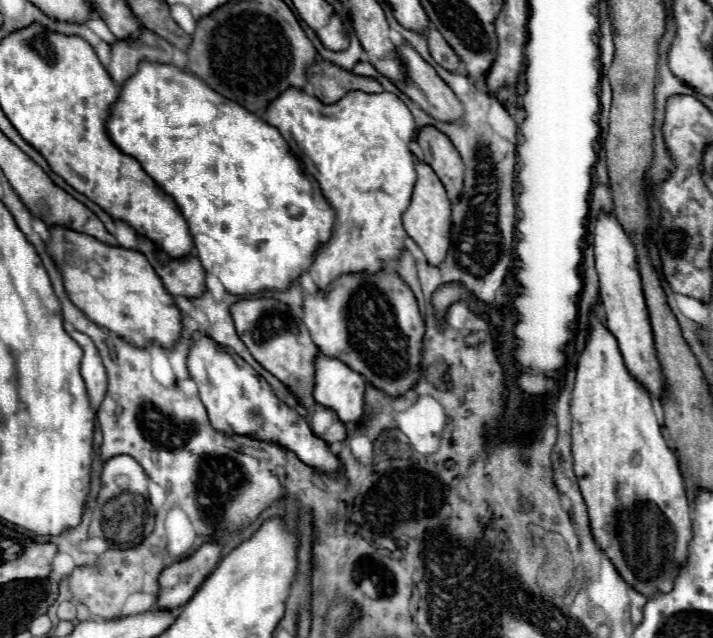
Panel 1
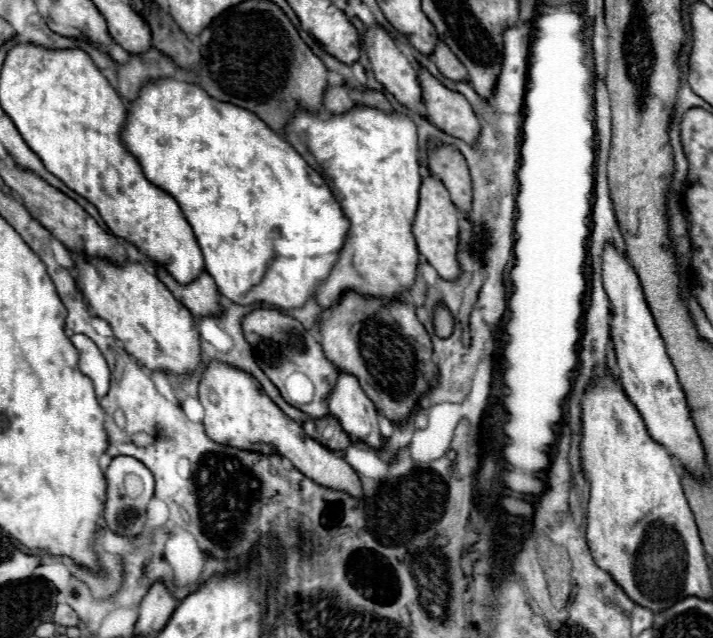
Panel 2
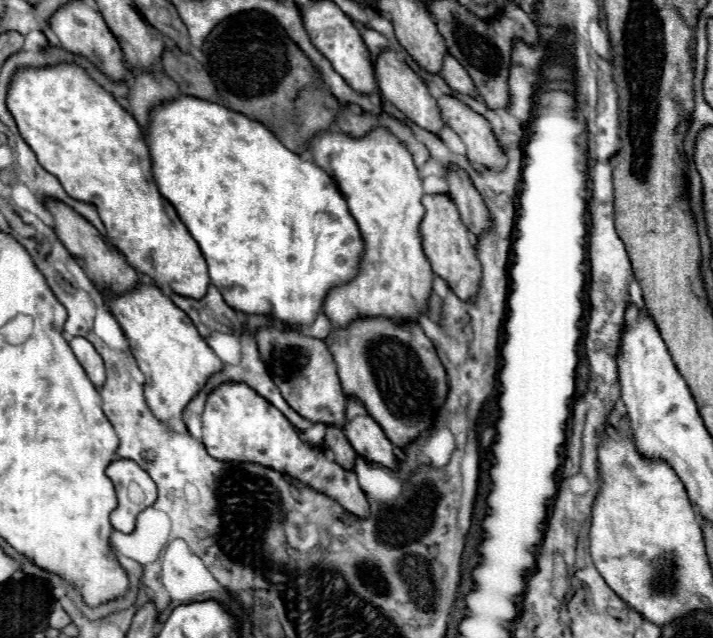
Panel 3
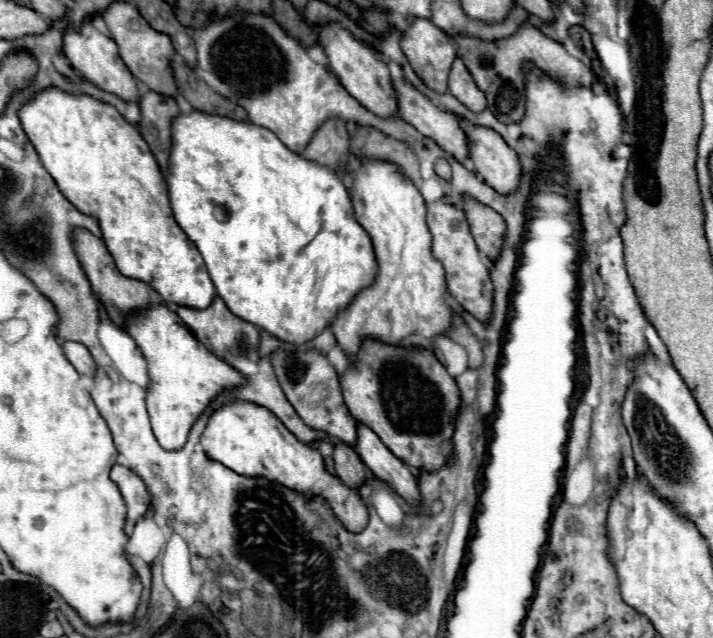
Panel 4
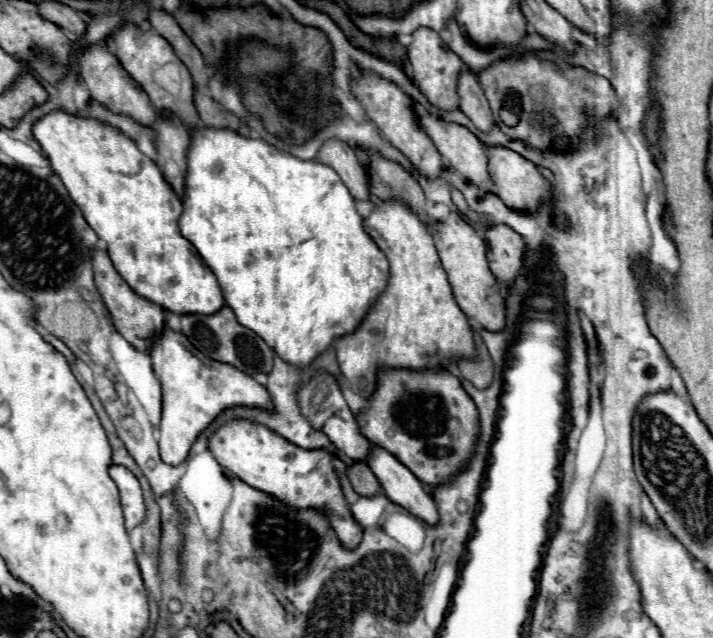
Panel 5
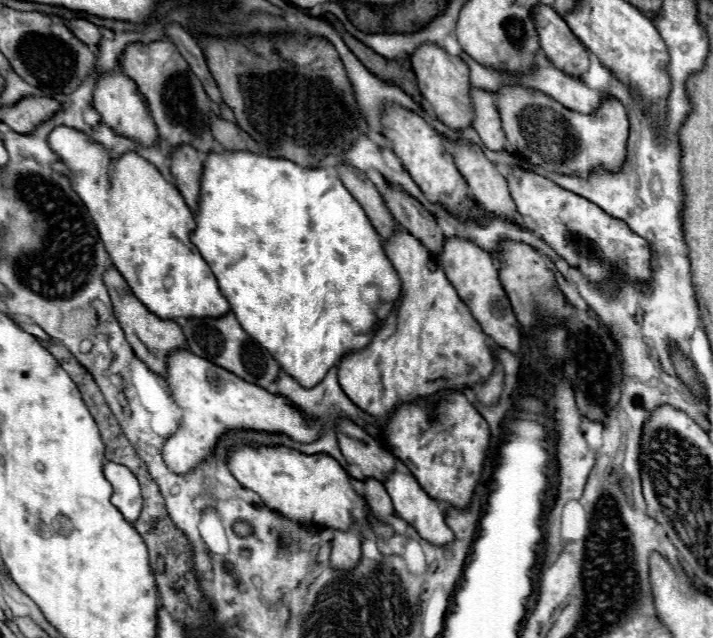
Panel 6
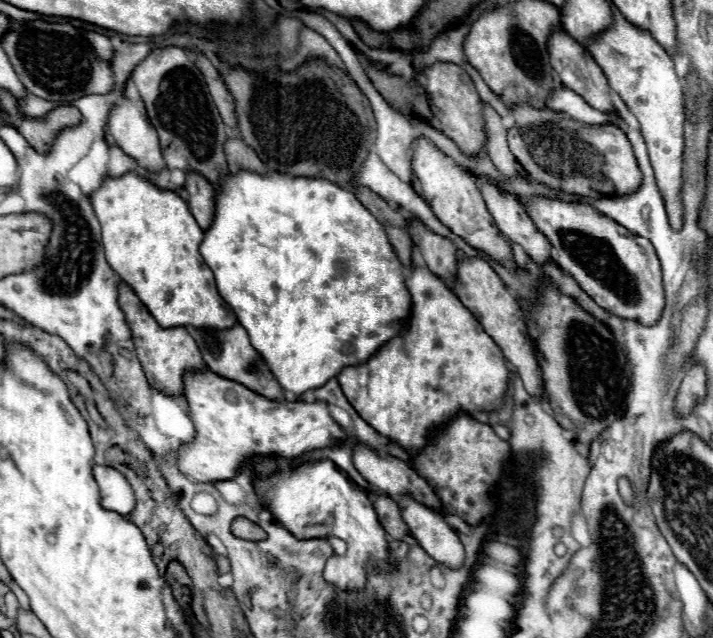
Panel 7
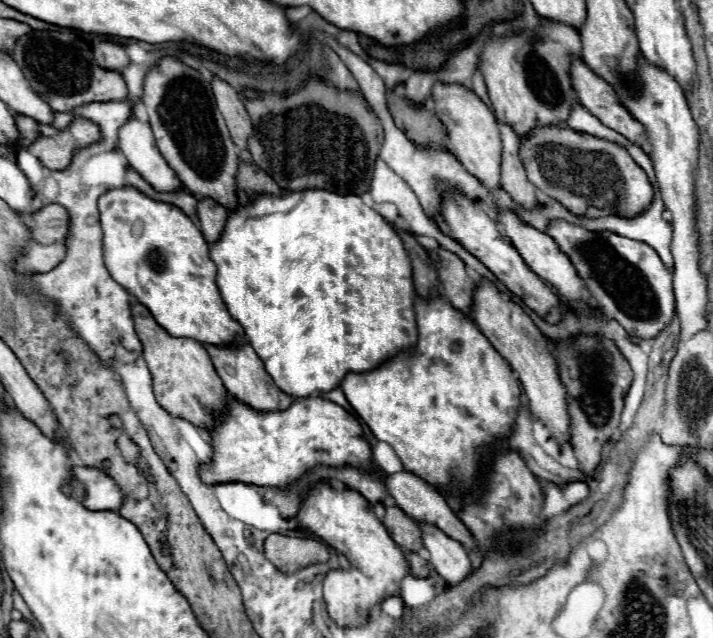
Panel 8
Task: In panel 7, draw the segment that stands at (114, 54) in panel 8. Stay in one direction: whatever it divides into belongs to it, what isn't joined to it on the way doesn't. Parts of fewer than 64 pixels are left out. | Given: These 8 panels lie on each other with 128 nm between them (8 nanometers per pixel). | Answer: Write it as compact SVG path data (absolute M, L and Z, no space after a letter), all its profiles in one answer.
M88 32L88 40L90 40L92 48L96 50L96 54L98 54L102 60L106 60L106 62L112 60L114 48L112 48L112 42L110 42L108 36L102 36L102 34L96 34L96 32Z

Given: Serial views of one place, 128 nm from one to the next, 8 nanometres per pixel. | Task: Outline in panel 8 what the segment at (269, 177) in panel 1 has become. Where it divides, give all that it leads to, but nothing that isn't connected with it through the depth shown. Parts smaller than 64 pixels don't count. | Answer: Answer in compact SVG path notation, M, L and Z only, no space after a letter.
M304 190L304 192L282 192L280 196L256 196L250 206L236 208L228 216L228 230L224 230L224 238L210 246L210 258L218 266L218 288L226 302L230 316L244 328L250 346L256 350L260 360L264 362L268 374L274 378L276 386L294 398L310 396L312 392L330 392L340 386L348 372L368 372L384 362L392 360L402 352L410 352L418 342L416 332L416 314L414 314L414 278L410 256L402 244L398 232L388 224L374 208L366 206L358 196L338 196L328 194L326 190Z

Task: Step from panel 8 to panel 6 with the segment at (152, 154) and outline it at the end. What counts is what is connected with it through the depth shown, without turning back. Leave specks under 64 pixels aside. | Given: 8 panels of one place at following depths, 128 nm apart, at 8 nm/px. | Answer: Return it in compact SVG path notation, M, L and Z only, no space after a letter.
M114 72L114 74L100 74L96 78L96 90L94 90L94 108L98 110L98 114L102 116L102 122L112 128L116 134L130 138L146 148L154 146L158 142L158 132L156 126L148 114L146 102L142 98L142 94L138 92L136 84L126 78L122 72Z

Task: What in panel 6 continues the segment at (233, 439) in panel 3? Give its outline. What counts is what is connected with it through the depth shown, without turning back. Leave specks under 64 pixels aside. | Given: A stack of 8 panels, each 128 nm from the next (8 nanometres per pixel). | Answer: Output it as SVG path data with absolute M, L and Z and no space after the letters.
M234 446L228 452L228 468L244 488L254 490L270 510L284 514L284 518L294 520L300 526L336 528L332 530L334 540L330 556L330 564L334 570L354 570L358 566L360 540L364 540L362 528L370 524L370 510L366 500L354 492L346 470L334 458L326 454L306 456L284 446Z

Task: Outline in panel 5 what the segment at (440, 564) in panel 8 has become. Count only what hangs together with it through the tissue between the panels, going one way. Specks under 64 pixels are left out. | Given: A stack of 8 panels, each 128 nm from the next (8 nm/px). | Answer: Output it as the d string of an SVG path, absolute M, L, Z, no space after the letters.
M374 446L372 458L368 458L368 466L380 480L384 494L410 514L424 520L428 526L438 524L438 510L434 498L424 490L424 484L402 466L390 452L380 446Z

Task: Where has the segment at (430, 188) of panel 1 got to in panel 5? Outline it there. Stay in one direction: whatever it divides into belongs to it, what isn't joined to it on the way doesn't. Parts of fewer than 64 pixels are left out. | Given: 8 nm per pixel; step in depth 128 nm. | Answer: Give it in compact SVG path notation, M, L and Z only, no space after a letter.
M450 214L444 222L434 222L432 236L462 312L468 318L476 320L488 332L502 332L506 328L506 306L500 286L488 268L484 238L478 236L478 232L470 224L466 224L458 214Z

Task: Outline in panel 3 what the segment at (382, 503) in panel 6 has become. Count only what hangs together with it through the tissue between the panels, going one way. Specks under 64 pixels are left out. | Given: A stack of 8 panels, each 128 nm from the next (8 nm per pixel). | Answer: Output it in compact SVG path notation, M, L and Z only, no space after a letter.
M328 426L324 440L326 440L328 450L332 454L332 460L336 464L340 464L344 470L354 470L354 462L356 462L358 454L354 452L350 442L346 440L344 432L340 428L336 428L336 426Z

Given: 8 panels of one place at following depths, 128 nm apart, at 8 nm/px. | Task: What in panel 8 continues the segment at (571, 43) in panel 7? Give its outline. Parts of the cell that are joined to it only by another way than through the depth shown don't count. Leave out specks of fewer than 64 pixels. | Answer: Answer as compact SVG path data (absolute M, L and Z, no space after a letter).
M576 58L572 60L572 84L576 86L576 94L580 104L592 112L604 126L620 132L632 144L644 148L646 144L646 128L632 118L626 106L620 102L616 92L588 66Z

